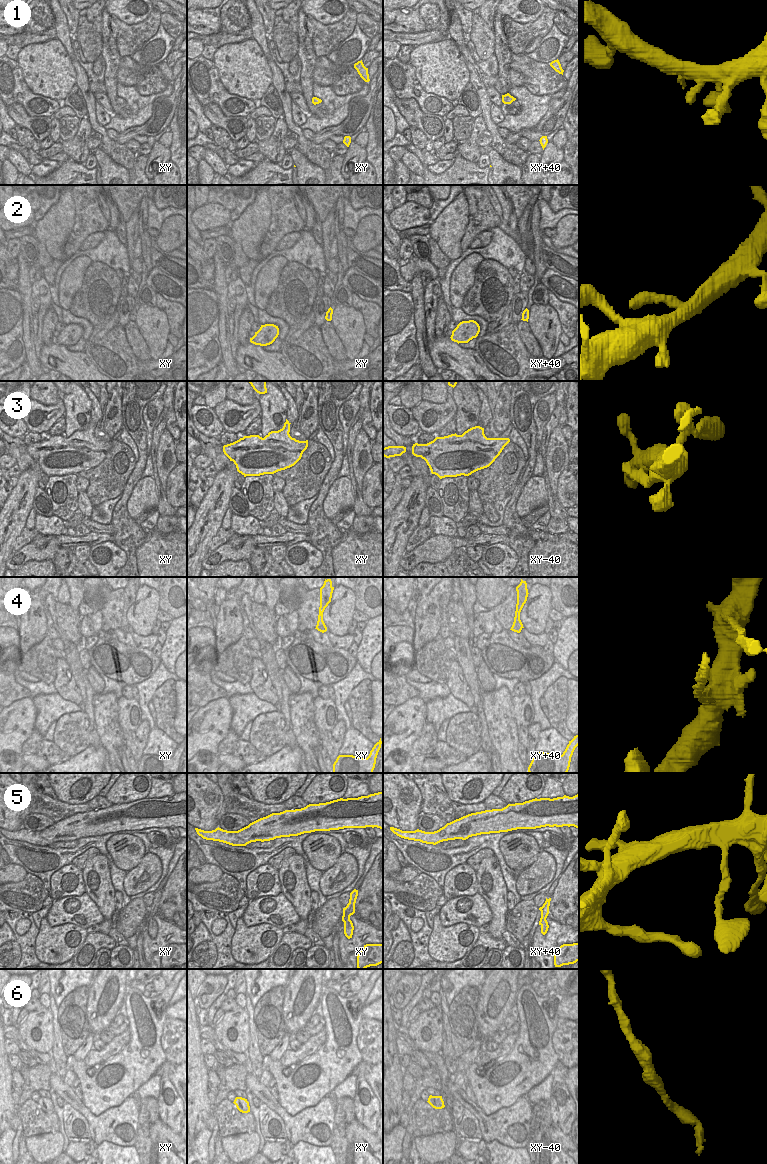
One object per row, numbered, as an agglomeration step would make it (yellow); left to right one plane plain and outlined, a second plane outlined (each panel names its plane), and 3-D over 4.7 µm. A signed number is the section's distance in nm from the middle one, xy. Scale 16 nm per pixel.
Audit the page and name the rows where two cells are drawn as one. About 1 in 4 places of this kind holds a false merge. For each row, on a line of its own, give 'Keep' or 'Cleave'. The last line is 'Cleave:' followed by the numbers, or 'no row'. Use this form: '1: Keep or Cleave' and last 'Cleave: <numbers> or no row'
1: Keep
2: Keep
3: Keep
4: Keep
5: Keep
6: Keep
Cleave: no row

